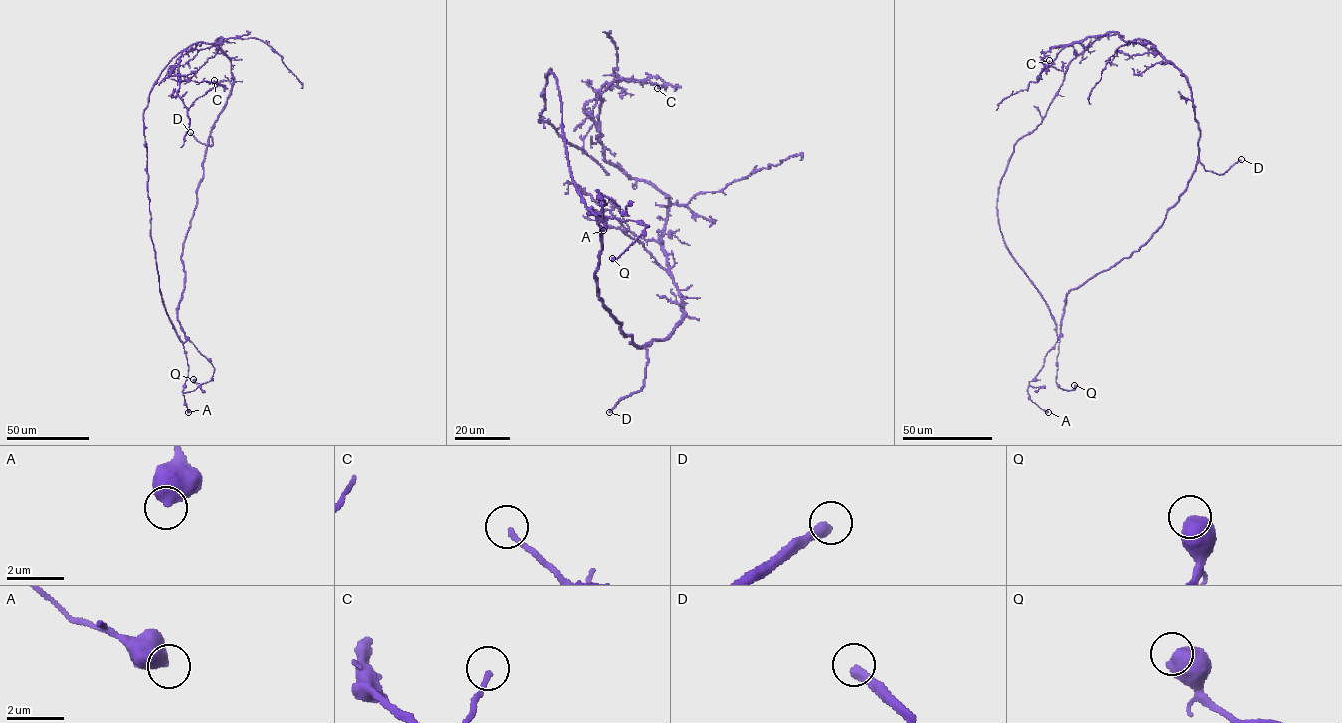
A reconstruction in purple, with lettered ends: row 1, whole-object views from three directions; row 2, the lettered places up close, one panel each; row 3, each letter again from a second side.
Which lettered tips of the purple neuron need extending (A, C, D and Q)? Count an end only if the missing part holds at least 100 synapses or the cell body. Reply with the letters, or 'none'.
D

